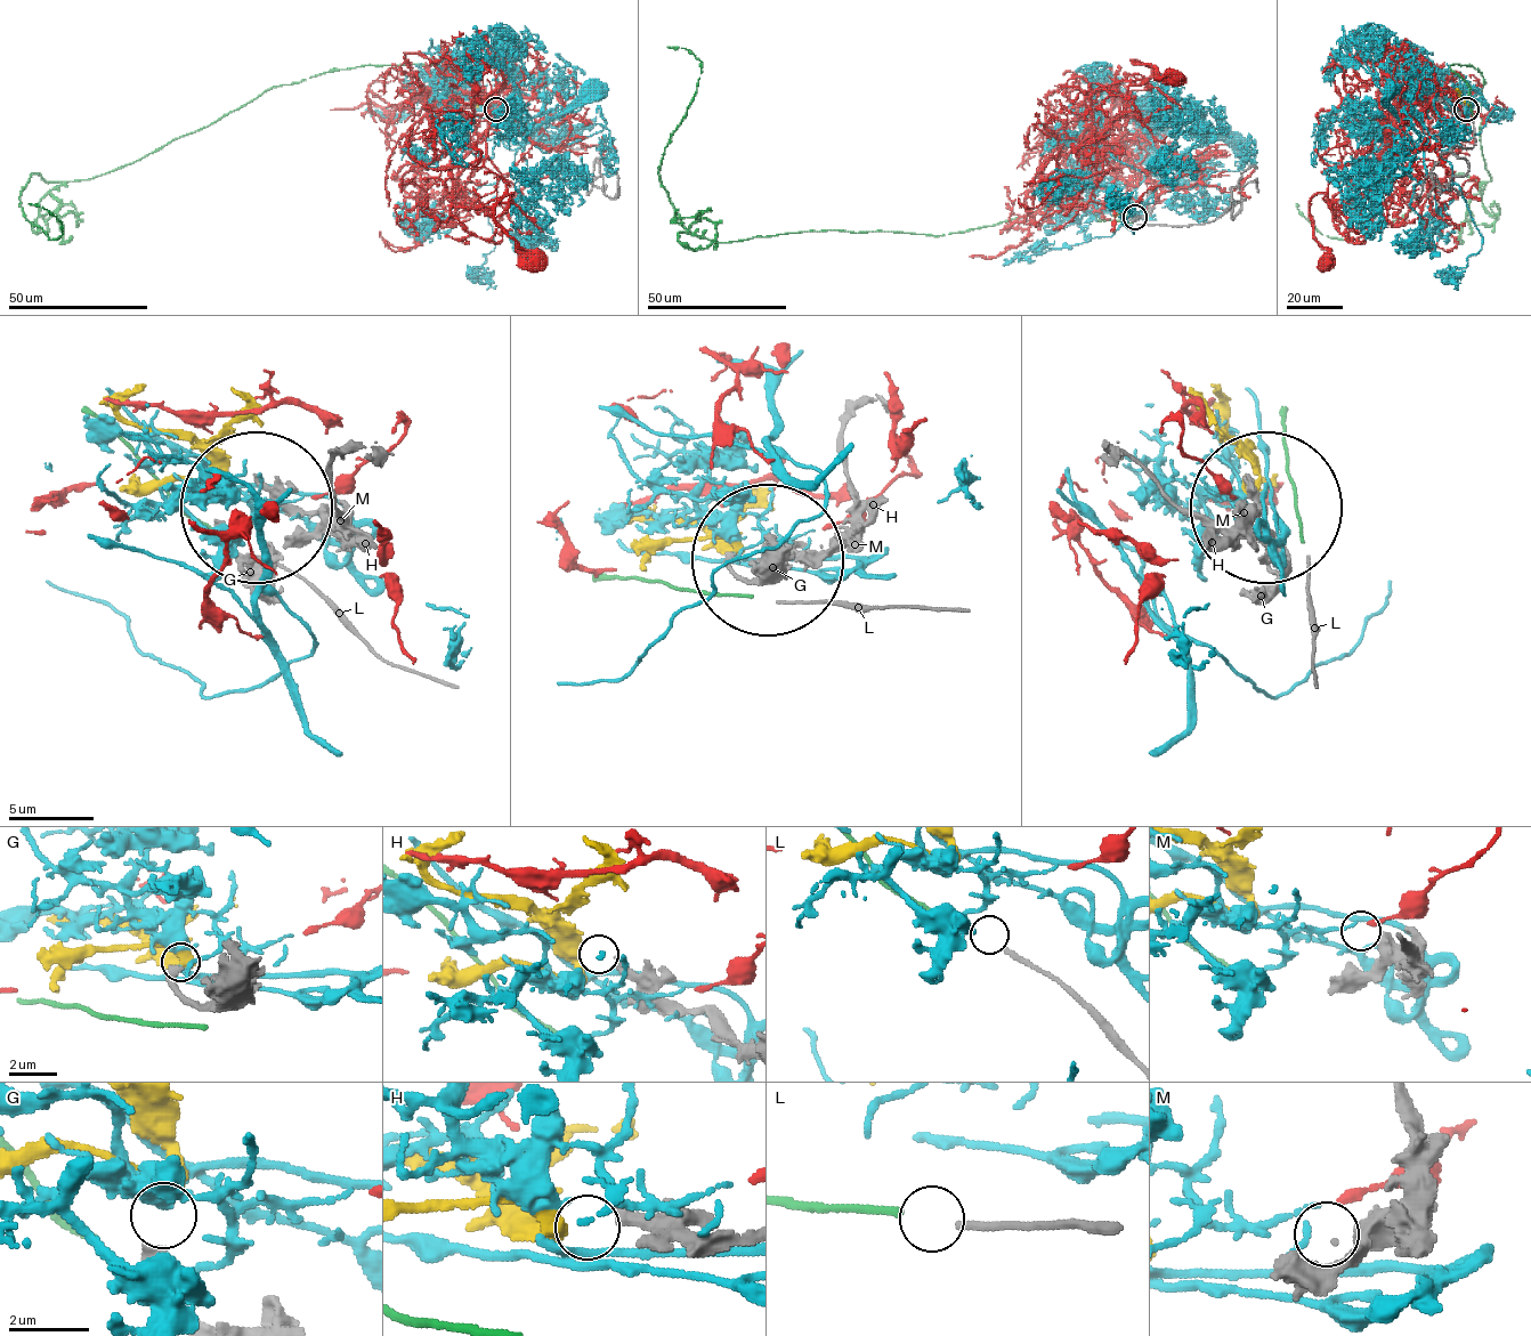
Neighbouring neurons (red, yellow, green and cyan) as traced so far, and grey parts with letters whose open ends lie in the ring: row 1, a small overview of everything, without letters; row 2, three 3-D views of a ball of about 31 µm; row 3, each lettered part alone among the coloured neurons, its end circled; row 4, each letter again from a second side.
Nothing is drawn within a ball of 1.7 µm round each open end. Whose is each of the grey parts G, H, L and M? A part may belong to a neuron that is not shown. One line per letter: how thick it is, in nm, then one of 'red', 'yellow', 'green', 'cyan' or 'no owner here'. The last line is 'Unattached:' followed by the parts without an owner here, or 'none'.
G: 260 nm thick; yellow
H: 320 nm thick; no owner here
L: 200 nm thick; green
M: 600 nm thick; no owner here
Unattached: H, M

